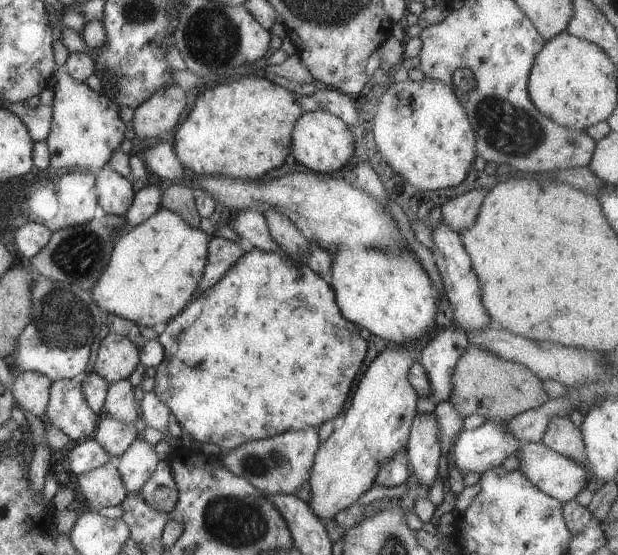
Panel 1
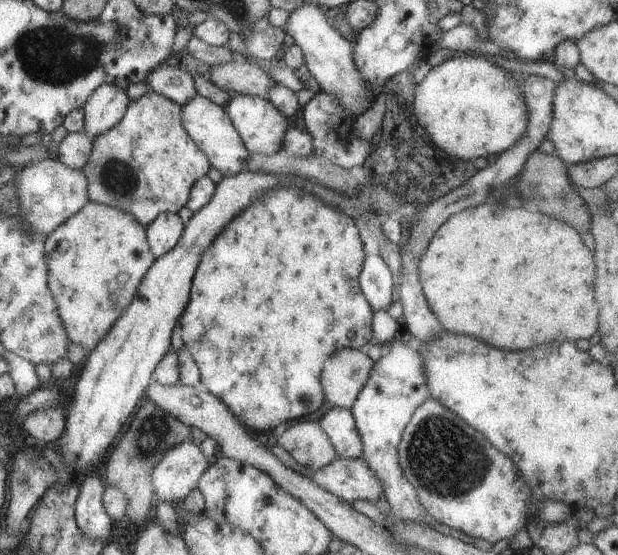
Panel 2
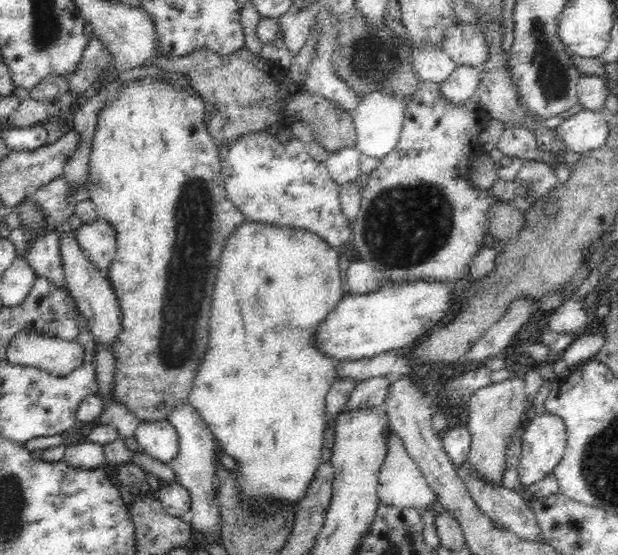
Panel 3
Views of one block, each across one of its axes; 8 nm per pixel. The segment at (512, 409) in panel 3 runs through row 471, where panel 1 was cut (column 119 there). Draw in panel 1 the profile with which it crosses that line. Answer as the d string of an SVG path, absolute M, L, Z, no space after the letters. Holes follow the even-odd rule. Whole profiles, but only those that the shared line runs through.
M113 462L78 475L73 485L82 494L84 508L96 512L106 506L122 504L128 493Z

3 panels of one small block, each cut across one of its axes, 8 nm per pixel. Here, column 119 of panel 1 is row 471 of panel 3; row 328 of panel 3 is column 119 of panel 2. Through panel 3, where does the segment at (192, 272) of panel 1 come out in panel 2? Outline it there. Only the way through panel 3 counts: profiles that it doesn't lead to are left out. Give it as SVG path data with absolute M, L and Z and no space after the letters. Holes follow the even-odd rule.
M88 201L72 217L57 226L44 243L47 256L48 286L57 302L58 312L63 320L71 342L81 344L91 351L106 336L114 322L132 302L142 278L154 262L148 244L146 227L133 214L102 203Z

